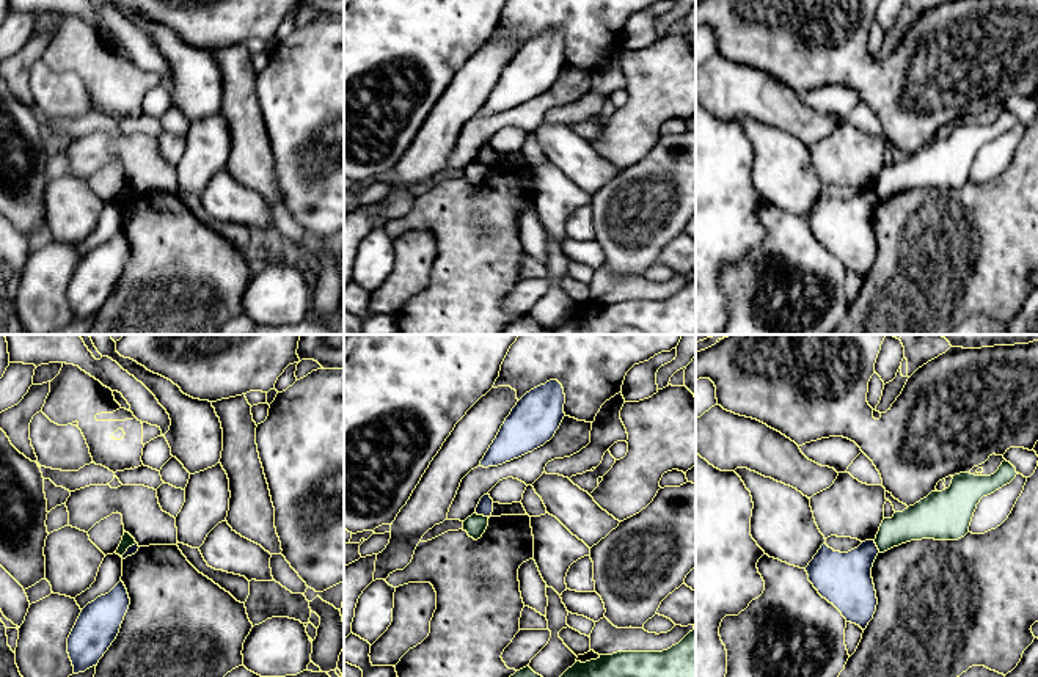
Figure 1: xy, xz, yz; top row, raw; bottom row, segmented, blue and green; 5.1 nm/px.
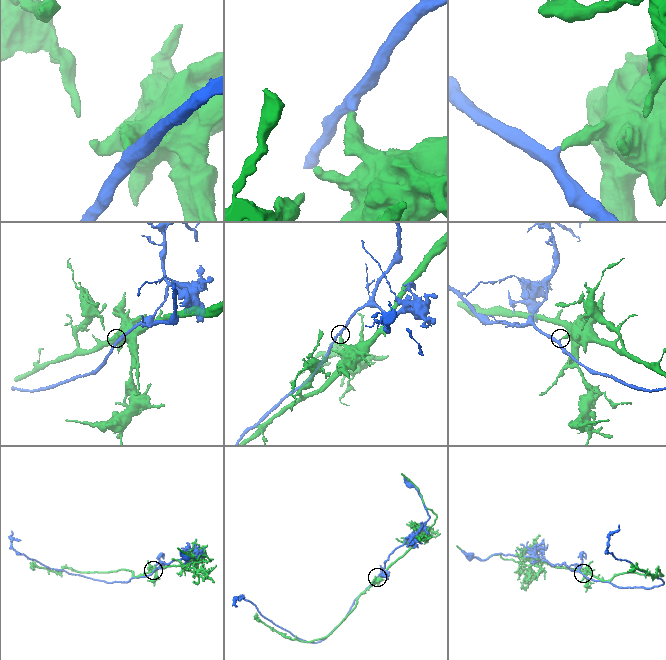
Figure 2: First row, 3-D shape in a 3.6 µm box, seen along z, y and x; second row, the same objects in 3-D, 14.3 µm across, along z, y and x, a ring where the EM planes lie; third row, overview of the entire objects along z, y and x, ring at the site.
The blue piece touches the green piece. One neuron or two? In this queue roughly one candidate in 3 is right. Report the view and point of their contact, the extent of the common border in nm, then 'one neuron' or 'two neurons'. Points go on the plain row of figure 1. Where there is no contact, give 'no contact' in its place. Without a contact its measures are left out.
meets blue in xz at (482, 162); contact 80 nm long; two neurons

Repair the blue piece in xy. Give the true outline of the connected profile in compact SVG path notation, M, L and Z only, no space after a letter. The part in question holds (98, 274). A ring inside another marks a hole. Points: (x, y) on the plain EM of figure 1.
M119 229L108 242L97 245L82 258L68 286L74 322L85 320L99 311L116 287L129 253L127 237Z

